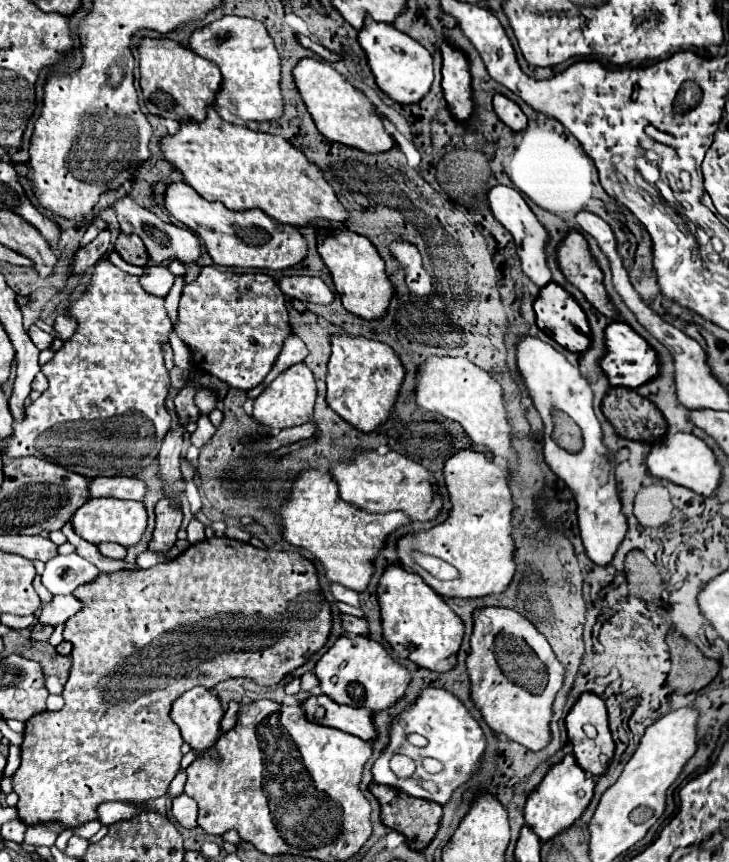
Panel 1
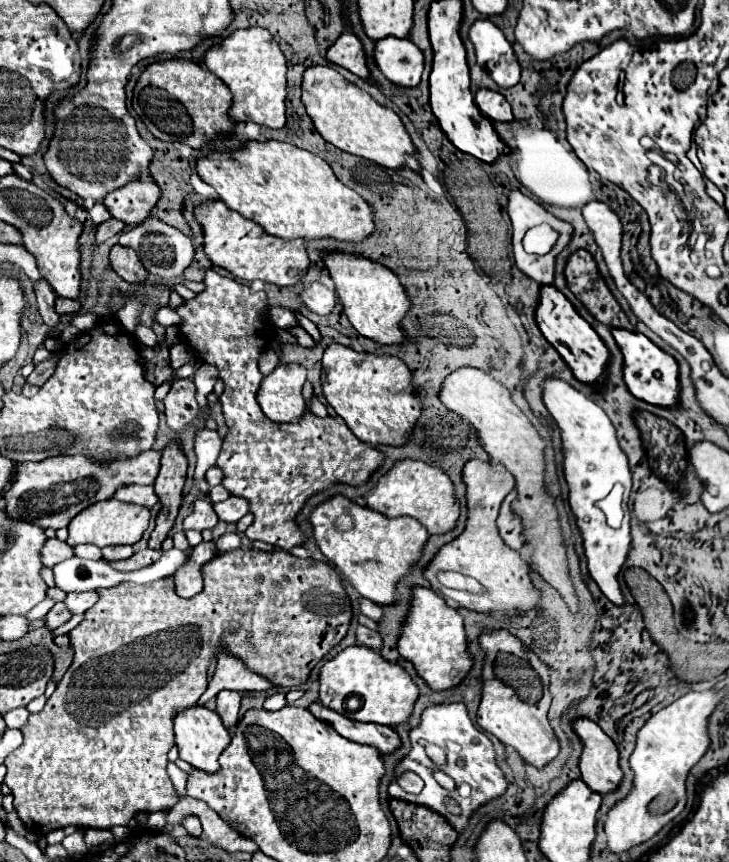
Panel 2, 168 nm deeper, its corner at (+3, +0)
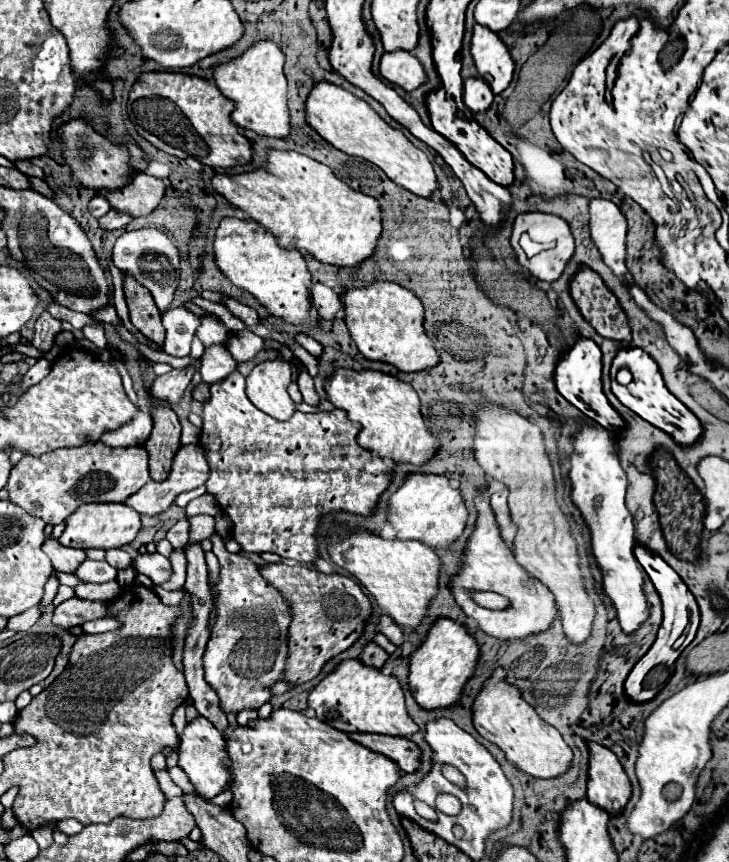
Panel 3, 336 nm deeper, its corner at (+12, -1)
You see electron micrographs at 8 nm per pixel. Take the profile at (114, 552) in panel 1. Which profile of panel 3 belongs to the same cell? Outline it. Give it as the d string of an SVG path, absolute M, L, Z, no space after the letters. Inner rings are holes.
M108 549L108 551L106 551L106 561L108 561L114 569L120 571L120 569L130 567L132 557L130 557L130 553L124 551L124 549Z

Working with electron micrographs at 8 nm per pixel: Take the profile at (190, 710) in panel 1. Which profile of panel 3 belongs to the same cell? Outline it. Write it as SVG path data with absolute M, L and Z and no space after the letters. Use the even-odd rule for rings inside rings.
M196 717L192 723L186 725L182 737L180 737L180 759L178 759L178 767L188 775L190 783L194 785L196 793L210 801L216 795L220 795L224 789L228 789L230 781L232 781L232 773L230 773L230 757L226 753L226 741L224 735L204 717Z

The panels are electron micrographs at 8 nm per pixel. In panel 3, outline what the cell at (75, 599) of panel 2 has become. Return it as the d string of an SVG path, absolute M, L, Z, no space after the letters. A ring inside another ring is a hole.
M108 581L108 583L82 583L76 587L76 597L90 599L90 601L112 601L120 593L118 581Z

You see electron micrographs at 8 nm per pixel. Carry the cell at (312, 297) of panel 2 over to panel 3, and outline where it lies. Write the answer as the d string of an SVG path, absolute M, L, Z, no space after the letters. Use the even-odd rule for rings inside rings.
M316 283L312 287L312 303L314 303L316 311L320 313L320 317L328 319L328 321L336 319L338 313L342 313L342 309L344 309L338 293L334 289L330 289L328 285L320 285L320 283Z

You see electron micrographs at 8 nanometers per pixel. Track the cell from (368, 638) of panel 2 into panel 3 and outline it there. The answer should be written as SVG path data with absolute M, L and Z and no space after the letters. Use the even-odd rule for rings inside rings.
M370 643L370 645L362 651L360 659L364 659L364 665L372 665L372 667L376 667L376 669L382 669L382 665L384 665L386 659L388 659L388 653L386 653L384 649L380 649L376 643Z

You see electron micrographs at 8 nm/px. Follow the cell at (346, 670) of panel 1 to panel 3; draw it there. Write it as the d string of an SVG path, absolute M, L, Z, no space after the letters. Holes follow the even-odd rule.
M348 659L338 665L308 697L308 707L326 725L344 733L382 733L392 737L410 737L418 725L410 719L404 705L404 691L396 677L364 665L360 659Z

